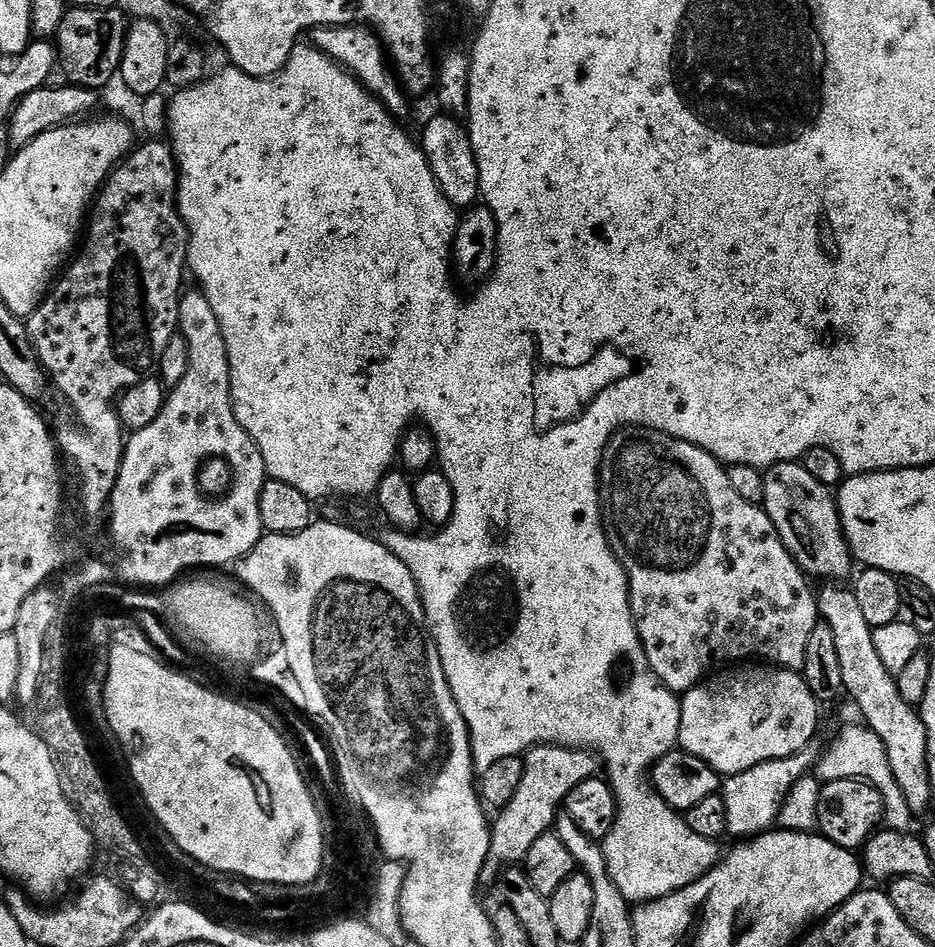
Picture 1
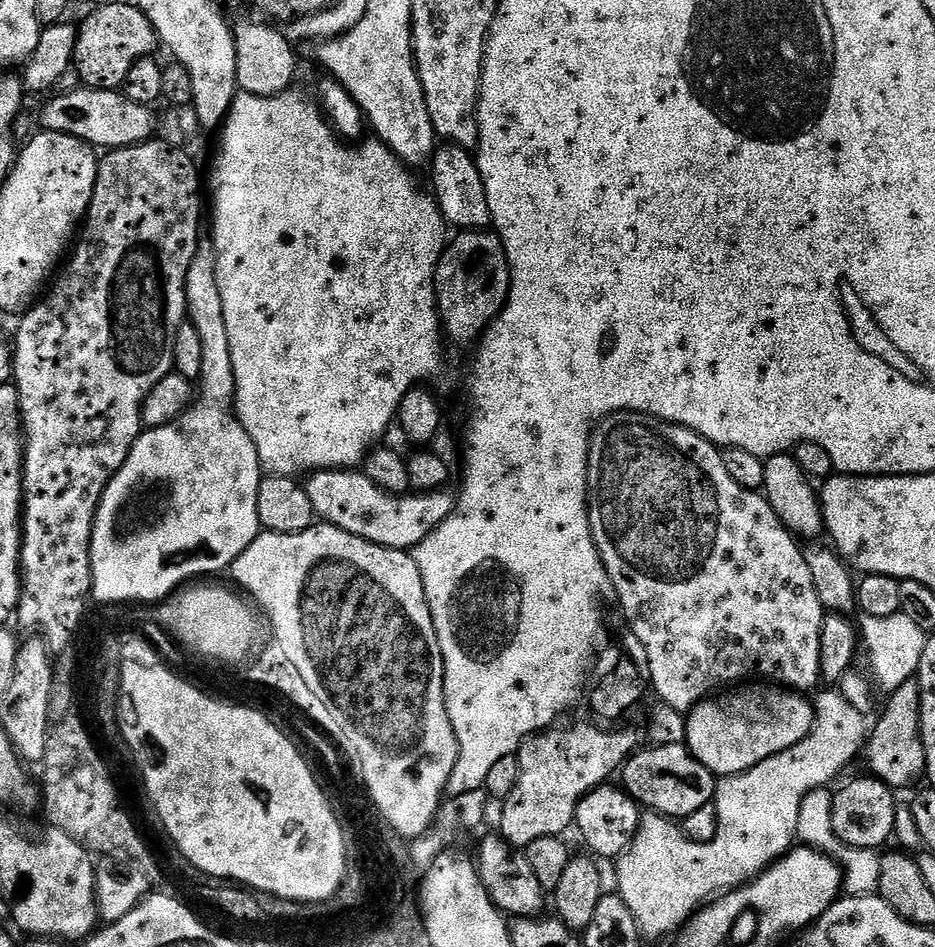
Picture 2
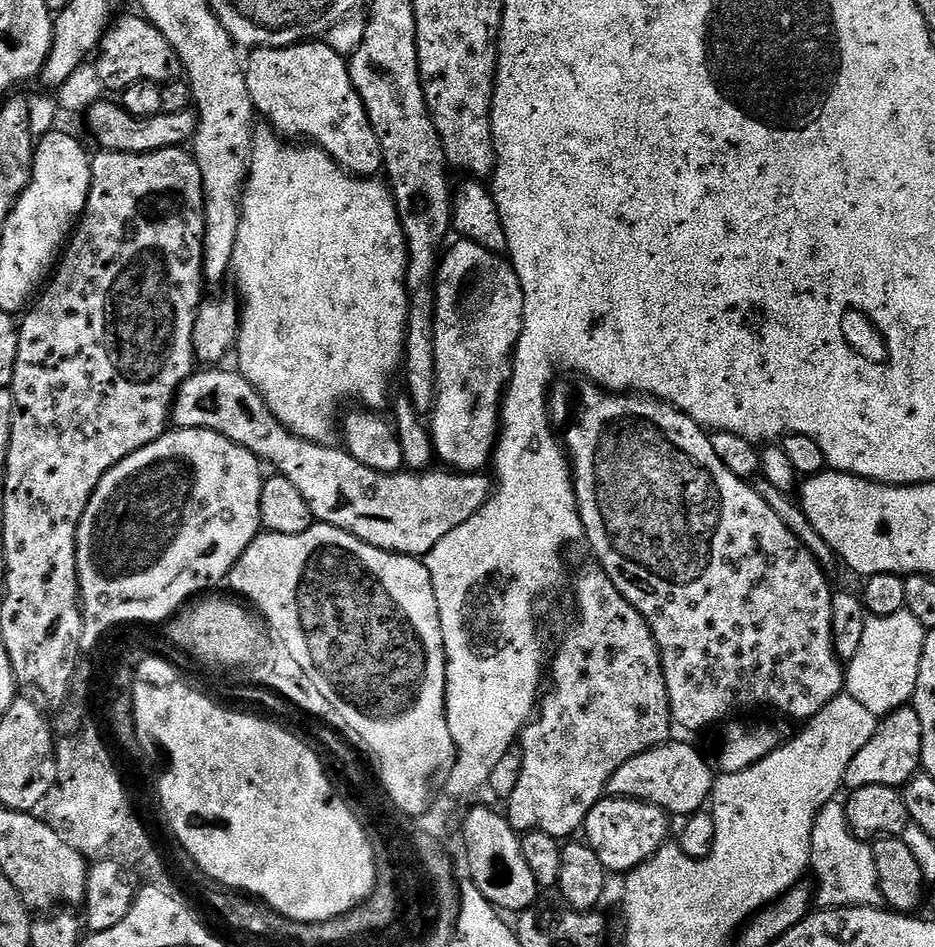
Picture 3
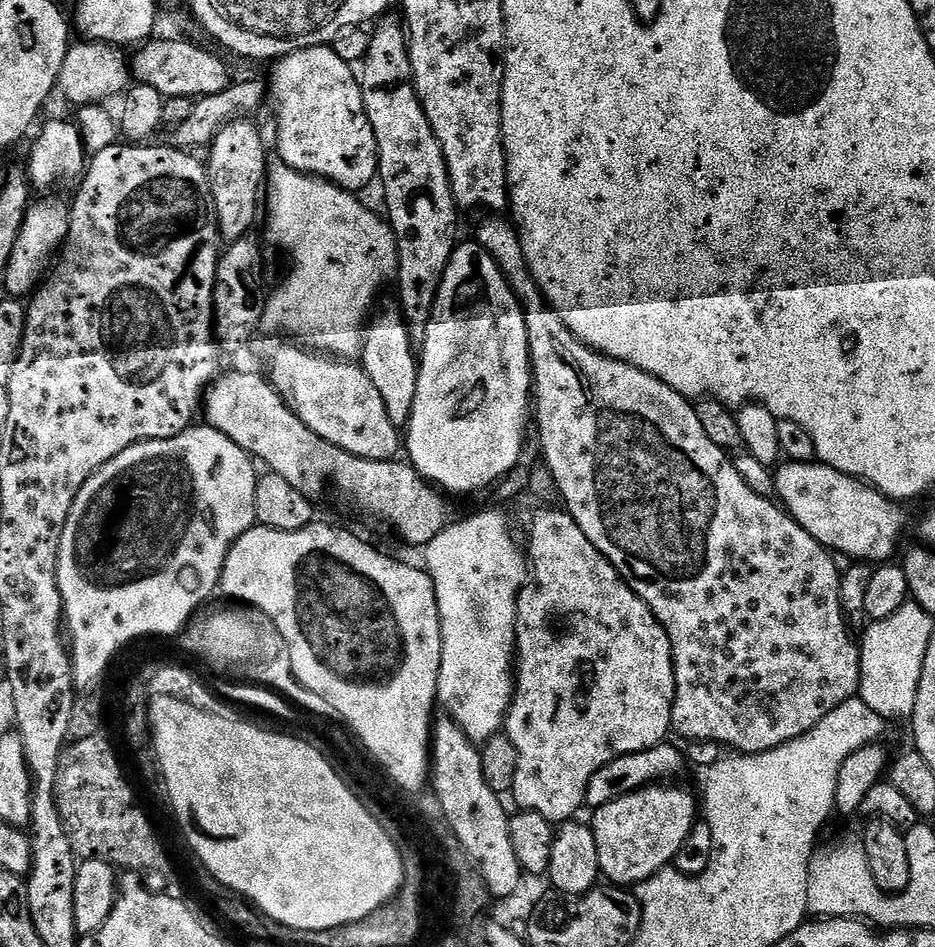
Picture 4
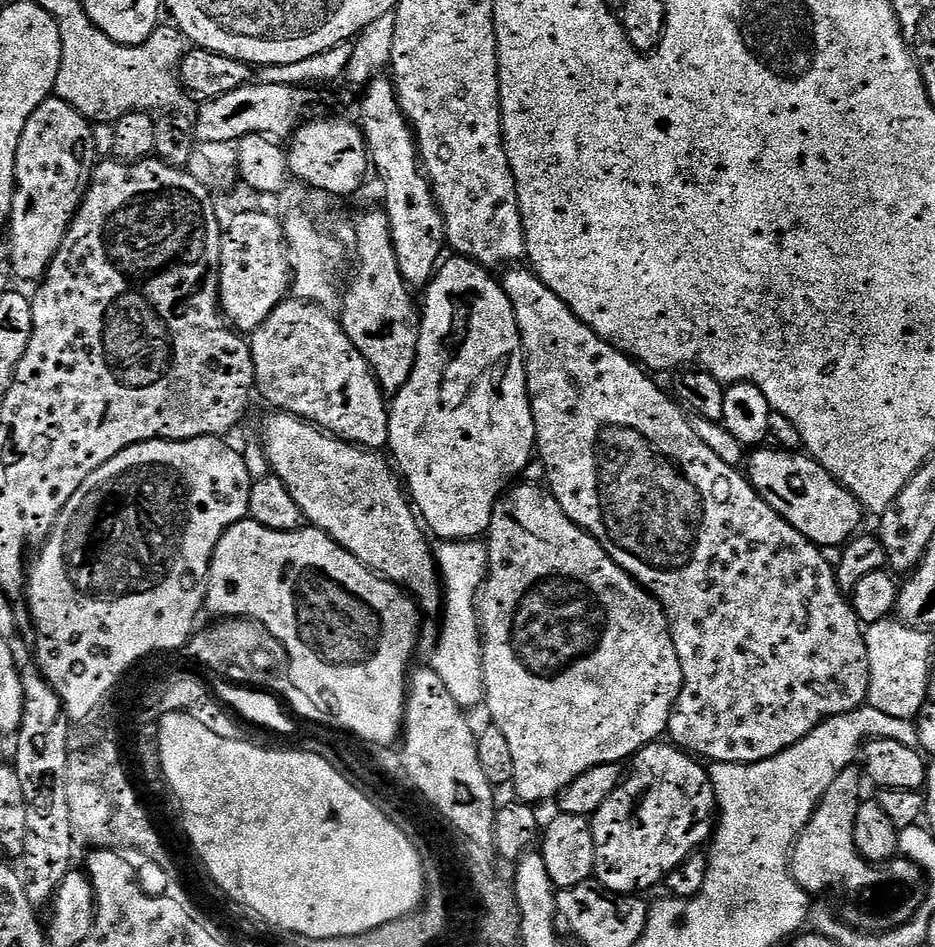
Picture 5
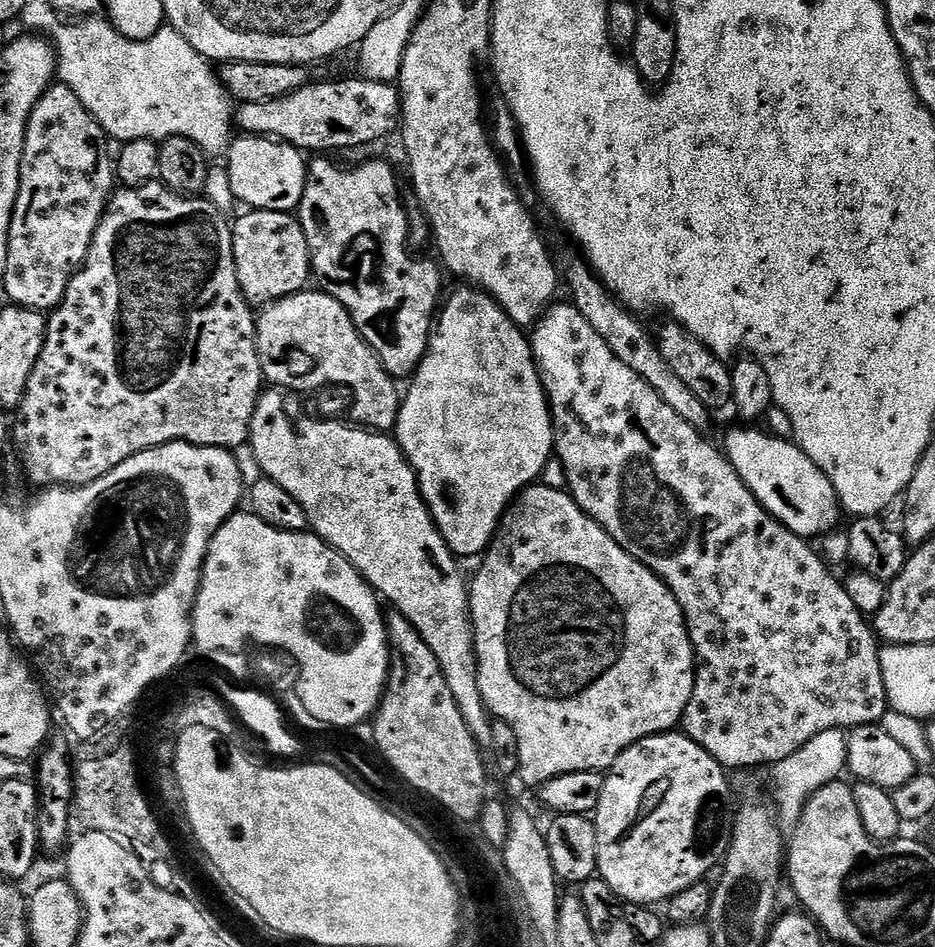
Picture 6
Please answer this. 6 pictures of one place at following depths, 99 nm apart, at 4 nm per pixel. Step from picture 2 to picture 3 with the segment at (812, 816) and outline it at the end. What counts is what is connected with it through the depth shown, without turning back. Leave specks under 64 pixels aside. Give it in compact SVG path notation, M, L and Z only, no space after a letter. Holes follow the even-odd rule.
M839 799L826 802L826 806L816 812L808 863L811 875L816 875L814 904L817 909L878 908L884 904L878 886L878 870L874 870L871 843L853 834L847 807Z

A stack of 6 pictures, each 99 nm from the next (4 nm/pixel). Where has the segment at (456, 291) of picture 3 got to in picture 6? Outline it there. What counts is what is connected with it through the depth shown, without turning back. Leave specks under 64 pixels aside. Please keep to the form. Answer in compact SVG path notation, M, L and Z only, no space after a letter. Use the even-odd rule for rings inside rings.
M460 286L460 289L452 297L445 299L439 305L434 317L432 333L428 336L428 349L420 364L411 377L408 392L403 393L400 402L398 422L394 429L394 439L404 452L410 467L416 471L416 481L420 483L420 495L423 496L428 512L432 516L436 529L444 536L448 543L448 549L453 556L479 557L492 543L496 529L500 527L500 520L508 511L509 504L529 487L533 482L539 481L543 474L543 468L549 459L554 456L554 441L552 439L552 411L548 408L548 395L544 393L544 387L540 381L540 371L536 369L536 361L532 358L532 345L529 337L522 333L521 325L515 324L506 313L497 305L495 300L486 292L480 291L475 286Z

